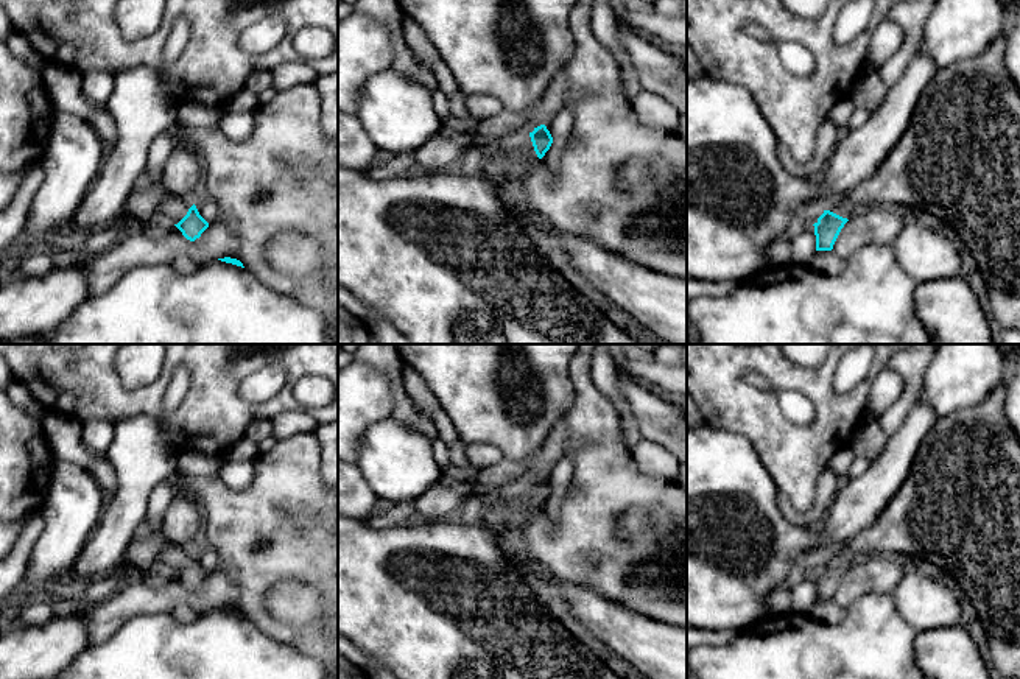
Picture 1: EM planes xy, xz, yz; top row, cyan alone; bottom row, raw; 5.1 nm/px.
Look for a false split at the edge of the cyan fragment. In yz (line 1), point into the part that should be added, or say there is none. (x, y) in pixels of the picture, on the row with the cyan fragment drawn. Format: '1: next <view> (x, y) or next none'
1: next yz (960, 158)

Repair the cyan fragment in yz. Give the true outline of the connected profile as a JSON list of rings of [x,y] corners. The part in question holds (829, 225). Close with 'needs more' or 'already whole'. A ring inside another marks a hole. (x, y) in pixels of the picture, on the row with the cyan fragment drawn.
[[[1006,31],[980,56],[937,70],[883,164],[869,179],[830,201],[813,226],[816,251],[832,251],[844,224],[861,210],[917,207],[939,218],[972,254],[1000,325],[1020,330],[1020,90],[1006,70],[1004,53]]] | needs more

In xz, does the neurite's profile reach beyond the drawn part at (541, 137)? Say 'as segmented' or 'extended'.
extended

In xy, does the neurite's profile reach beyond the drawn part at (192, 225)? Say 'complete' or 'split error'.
split error

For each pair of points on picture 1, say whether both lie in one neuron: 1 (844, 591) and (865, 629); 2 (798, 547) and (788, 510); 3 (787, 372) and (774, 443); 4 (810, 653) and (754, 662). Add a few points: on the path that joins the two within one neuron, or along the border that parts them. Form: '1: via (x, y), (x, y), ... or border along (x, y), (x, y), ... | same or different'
1: border along (886, 592), (866, 592), (846, 611) | different
2: border along (777, 491), (777, 508), (793, 524), (826, 519) | different
3: via (813, 391), (823, 401), (823, 421), (801, 443) | same
4: via (796, 662), (768, 662) | same

